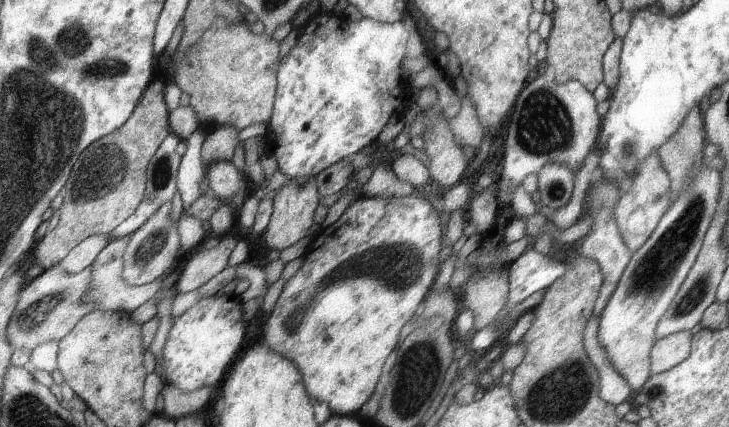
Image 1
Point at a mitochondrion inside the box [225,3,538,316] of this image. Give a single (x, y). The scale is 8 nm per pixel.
(397, 264)

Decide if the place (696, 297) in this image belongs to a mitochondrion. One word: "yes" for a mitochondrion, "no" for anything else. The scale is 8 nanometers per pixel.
yes

